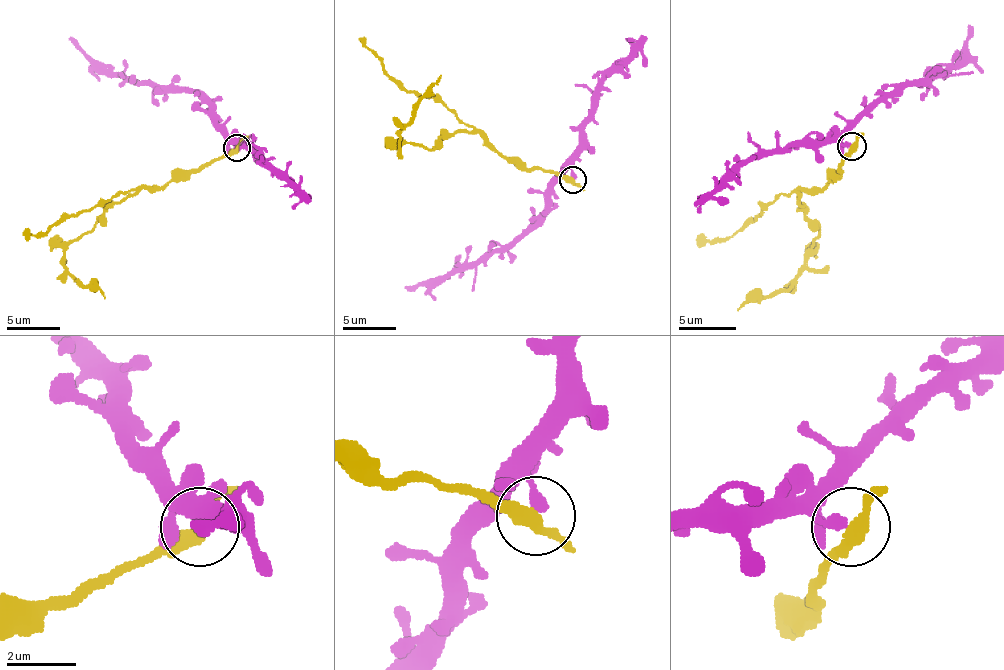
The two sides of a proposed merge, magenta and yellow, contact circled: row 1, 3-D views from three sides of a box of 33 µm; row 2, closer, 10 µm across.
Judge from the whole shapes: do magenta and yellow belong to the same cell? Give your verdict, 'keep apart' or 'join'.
keep apart

